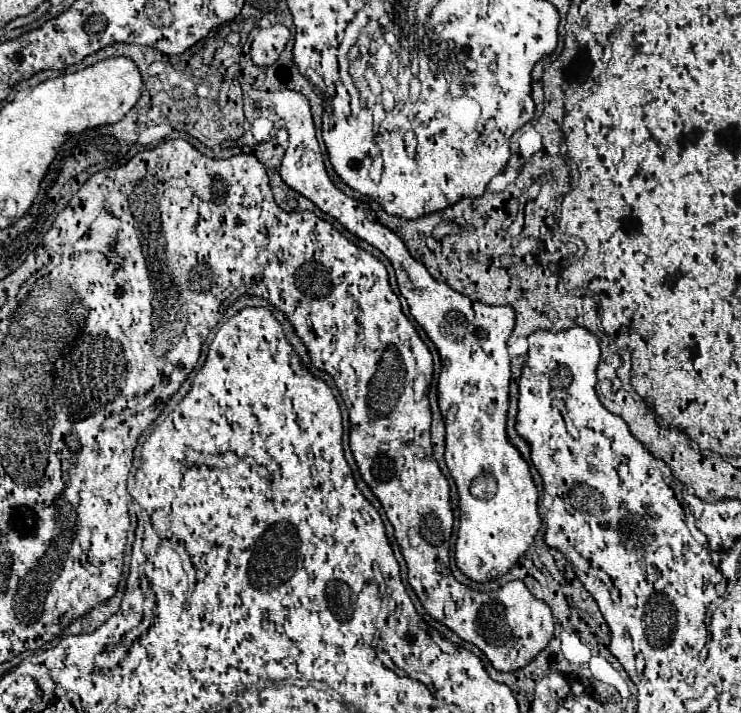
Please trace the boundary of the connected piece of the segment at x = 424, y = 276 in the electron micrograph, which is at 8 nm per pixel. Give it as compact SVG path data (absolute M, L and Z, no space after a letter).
M277 91L273 95L275 111L277 115L285 121L287 133L289 133L289 147L285 151L283 163L281 163L281 179L307 197L311 203L315 203L323 213L335 217L347 231L353 235L365 239L369 245L379 249L393 265L399 291L407 299L411 315L415 321L423 327L423 331L429 335L429 339L435 343L441 363L443 363L443 375L438 381L439 409L445 421L445 461L449 467L449 473L457 485L459 491L459 531L457 531L457 543L455 543L455 561L461 573L465 573L471 581L485 583L491 579L497 579L505 575L515 561L527 551L527 547L533 543L535 533L541 527L541 517L537 513L537 487L531 479L529 465L523 461L519 451L507 441L505 433L505 421L507 421L507 407L509 407L509 379L511 379L510 356L507 353L507 337L510 337L513 327L515 327L515 313L511 307L501 305L501 307L491 307L483 305L479 301L471 301L469 297L453 291L449 285L435 281L429 271L423 267L423 263L415 261L405 243L401 241L399 235L395 235L391 229L385 225L377 223L377 215L369 209L367 203L359 199L351 199L345 193L341 193L333 181L329 179L323 155L319 146L316 129L313 127L311 111L309 111L309 101L305 95L297 91Z

